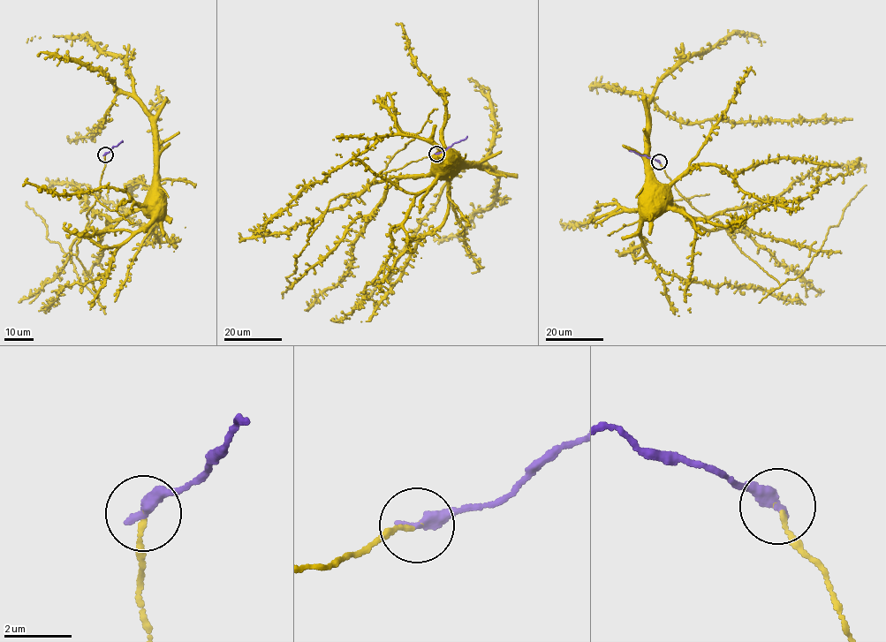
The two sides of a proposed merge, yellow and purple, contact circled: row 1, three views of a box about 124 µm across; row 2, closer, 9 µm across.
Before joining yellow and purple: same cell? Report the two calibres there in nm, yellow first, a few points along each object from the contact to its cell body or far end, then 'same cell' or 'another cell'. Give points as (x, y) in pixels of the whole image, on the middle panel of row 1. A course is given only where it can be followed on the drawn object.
calibres 130 and 400 nm; course yellow (436, 154), (377, 176), (361, 191), (464, 163), (496, 169), (473, 163), (446, 182), (391, 272), (351, 314); course purple (436, 153), (467, 136); another cell

